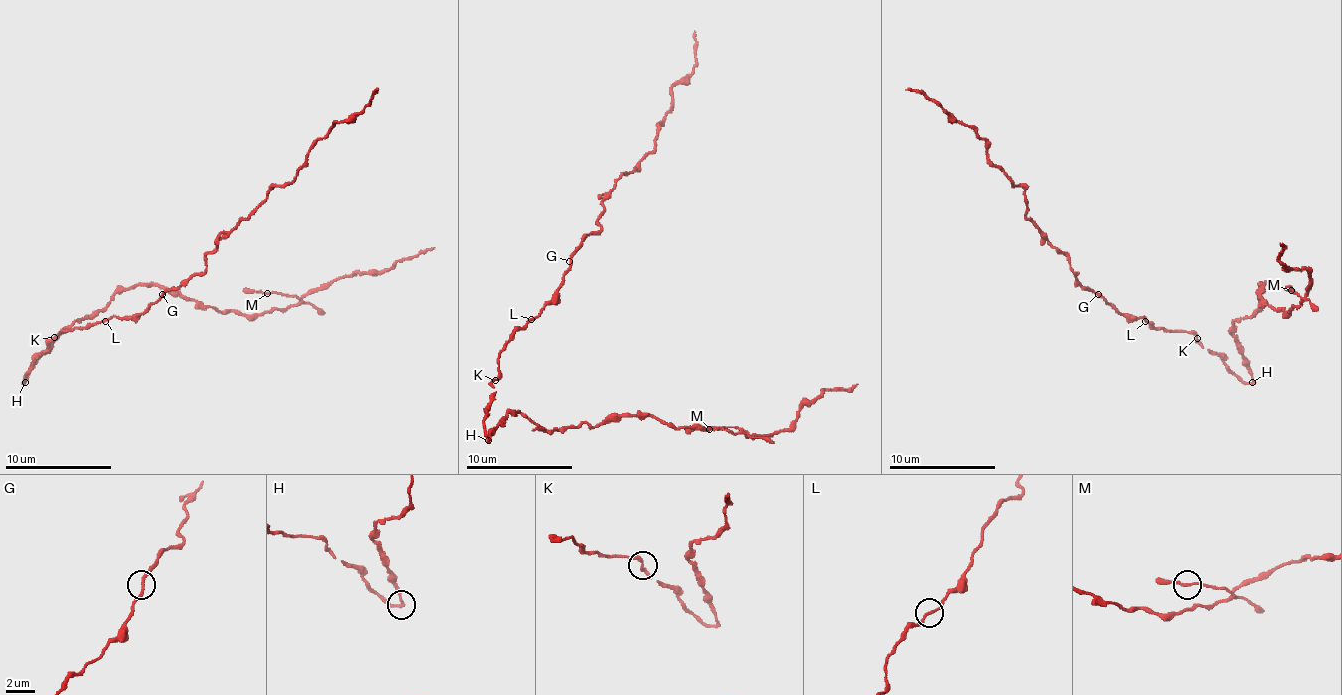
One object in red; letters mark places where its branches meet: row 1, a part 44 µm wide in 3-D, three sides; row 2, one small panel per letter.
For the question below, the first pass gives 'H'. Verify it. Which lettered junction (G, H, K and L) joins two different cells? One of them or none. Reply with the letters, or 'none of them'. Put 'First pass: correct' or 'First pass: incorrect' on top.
First pass: correct
H

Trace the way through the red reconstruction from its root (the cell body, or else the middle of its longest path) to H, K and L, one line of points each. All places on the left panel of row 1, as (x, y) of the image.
H: (45, 351), (27, 369), (25, 383)
K: (45, 351), (54, 337)
L: (45, 351), (49, 348), (47, 343), (60, 332), (84, 329), (105, 321)

